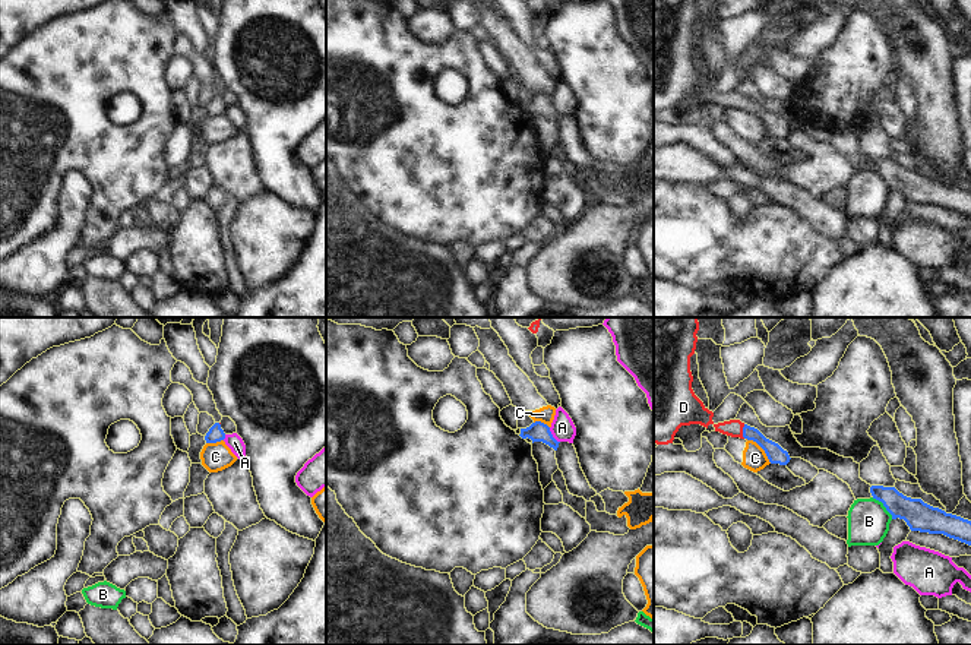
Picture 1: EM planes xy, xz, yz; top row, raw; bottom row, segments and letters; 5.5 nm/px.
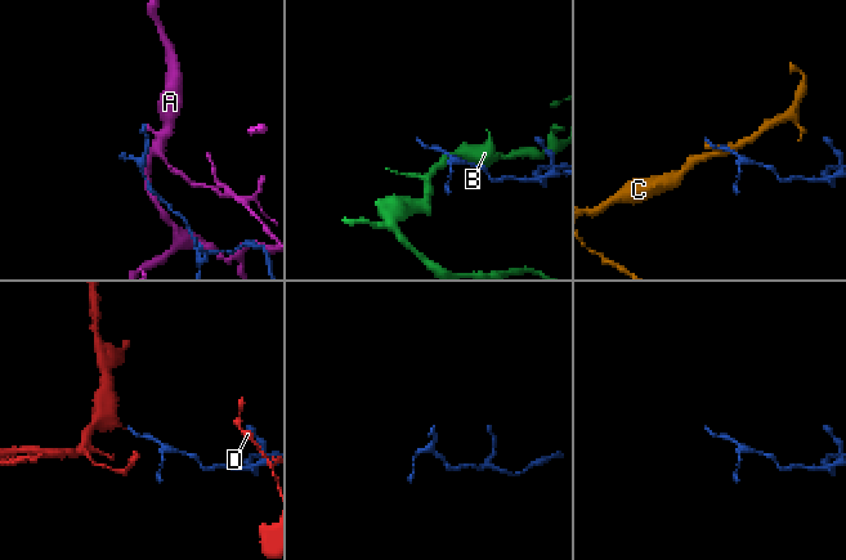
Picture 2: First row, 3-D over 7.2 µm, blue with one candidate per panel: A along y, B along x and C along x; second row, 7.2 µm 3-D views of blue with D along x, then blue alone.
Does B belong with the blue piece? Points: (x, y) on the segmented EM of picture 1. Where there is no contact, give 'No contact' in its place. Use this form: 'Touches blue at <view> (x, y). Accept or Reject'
Touches blue at yz (883, 505). Reject.

